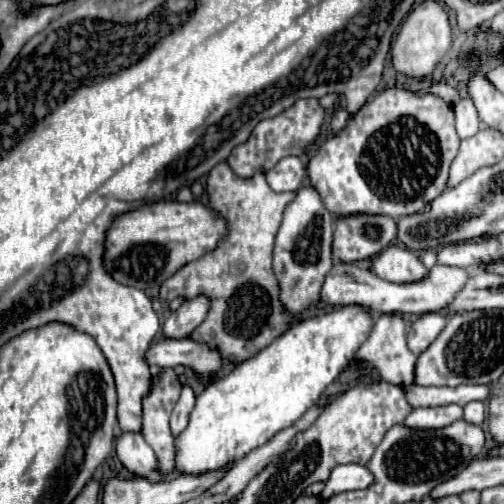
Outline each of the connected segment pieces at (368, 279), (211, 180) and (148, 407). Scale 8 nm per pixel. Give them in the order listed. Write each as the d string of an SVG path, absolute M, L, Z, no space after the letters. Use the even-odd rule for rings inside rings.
M334 261L330 273L324 279L318 309L358 303L378 313L416 313L416 315L432 313L432 311L440 311L448 307L454 301L456 293L464 289L464 285L468 283L468 277L470 275L466 269L450 267L450 265L436 265L428 271L428 281L418 281L416 285L392 285L390 281L372 273L370 269L360 269L354 263Z
M220 163L210 171L206 191L210 195L210 207L230 225L228 237L220 241L212 253L206 253L168 277L168 281L160 285L160 297L174 299L174 293L198 293L208 297L208 315L190 337L194 341L212 341L212 345L220 345L224 361L242 363L268 347L294 321L290 313L284 313L278 299L278 281L272 271L272 249L282 213L286 205L294 201L296 193L272 191L262 173L244 181L236 177L226 163Z
M166 369L154 379L152 391L144 399L144 421L142 437L156 451L160 471L174 477L176 475L176 445L168 427L170 413L180 397L182 385L172 369Z

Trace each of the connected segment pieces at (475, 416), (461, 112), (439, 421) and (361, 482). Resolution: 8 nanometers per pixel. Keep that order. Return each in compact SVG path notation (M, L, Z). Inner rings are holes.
M472 401L464 407L464 419L472 421L474 425L482 425L484 421L484 403L480 401Z
M470 97L460 99L454 105L454 113L456 113L456 131L460 139L468 139L480 131L480 119Z
M444 405L444 407L422 407L414 409L404 425L412 429L442 429L454 421L462 419L462 407L460 405Z
M338 465L328 481L326 481L326 487L324 491L320 493L320 499L328 499L336 493L342 493L342 491L352 491L352 489L364 489L372 483L372 475L368 473L368 469L364 465Z

